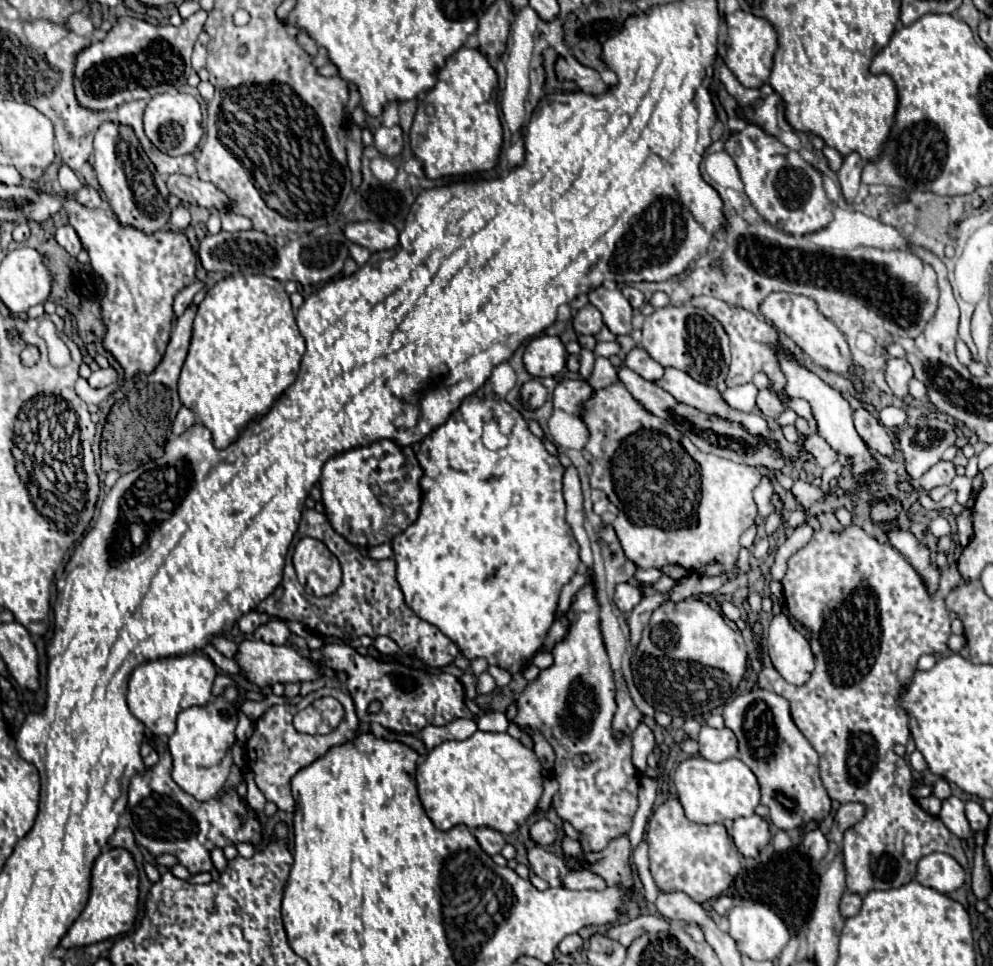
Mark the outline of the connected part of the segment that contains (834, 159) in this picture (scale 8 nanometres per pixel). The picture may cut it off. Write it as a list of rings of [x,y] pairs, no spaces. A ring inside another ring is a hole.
[[[824,146],[824,150],[822,150],[822,154],[826,156],[826,160],[828,160],[828,166],[830,166],[830,170],[834,170],[834,172],[838,172],[840,170],[840,166],[842,166],[842,156],[834,150],[834,148],[828,148],[828,146]]]

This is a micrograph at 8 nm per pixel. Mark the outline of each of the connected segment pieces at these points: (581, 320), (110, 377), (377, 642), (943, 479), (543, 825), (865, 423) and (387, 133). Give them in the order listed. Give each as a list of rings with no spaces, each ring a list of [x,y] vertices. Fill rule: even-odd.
[[[586,304],[584,308],[580,308],[578,314],[574,316],[574,330],[578,334],[598,334],[602,326],[604,326],[602,314],[592,304]]]
[[[98,368],[98,370],[94,370],[92,376],[88,378],[88,384],[90,384],[92,388],[104,388],[104,386],[116,382],[116,378],[118,378],[118,374],[116,374],[114,368],[106,368],[106,370],[104,370],[104,368]]]
[[[378,636],[378,638],[374,638],[374,646],[376,646],[382,654],[388,654],[388,656],[392,656],[392,654],[398,652],[398,644],[396,644],[394,640],[390,640],[388,636]]]
[[[938,462],[936,466],[932,466],[920,480],[918,484],[924,488],[924,490],[932,490],[936,486],[948,486],[956,476],[956,470],[954,470],[954,464],[952,462]]]
[[[546,818],[536,820],[536,822],[530,826],[530,836],[532,836],[532,840],[534,840],[536,844],[542,844],[542,846],[552,844],[552,842],[556,840],[556,826],[554,826],[550,820],[546,820]]]
[[[858,408],[854,410],[854,426],[856,432],[862,436],[862,440],[878,454],[882,456],[890,456],[894,454],[894,442],[892,438],[886,434],[884,426],[878,422],[876,416],[872,416],[868,410]]]
[[[380,126],[374,132],[374,146],[386,158],[398,156],[402,152],[402,130],[400,130],[400,126],[392,126],[392,128]]]

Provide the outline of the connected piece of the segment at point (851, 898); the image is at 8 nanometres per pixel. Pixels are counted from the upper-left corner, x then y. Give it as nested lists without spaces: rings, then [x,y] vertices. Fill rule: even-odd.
[[[844,892],[842,894],[842,900],[840,900],[840,912],[844,918],[850,918],[854,916],[858,910],[860,910],[860,904],[862,904],[862,898],[854,892]]]

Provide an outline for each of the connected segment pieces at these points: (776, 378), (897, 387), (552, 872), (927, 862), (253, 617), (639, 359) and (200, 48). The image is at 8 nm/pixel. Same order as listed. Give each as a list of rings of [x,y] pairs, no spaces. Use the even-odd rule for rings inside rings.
[[[698,296],[692,298],[692,304],[706,310],[708,314],[712,314],[714,318],[718,318],[726,330],[726,334],[730,336],[730,348],[732,348],[732,364],[730,364],[730,372],[726,378],[728,386],[738,386],[738,384],[746,384],[752,382],[752,376],[756,372],[764,372],[770,378],[770,384],[776,392],[784,394],[784,374],[778,370],[778,362],[776,362],[776,348],[780,346],[778,342],[778,334],[776,330],[758,320],[754,314],[750,314],[748,310],[742,310],[740,306],[730,306],[724,300],[712,298],[712,296]]]
[[[888,358],[886,360],[886,382],[892,388],[894,396],[904,398],[908,394],[908,380],[912,378],[912,366],[906,358]]]
[[[542,846],[526,848],[530,870],[546,880],[550,886],[562,886],[562,878],[568,874],[568,868],[562,858],[552,852],[546,852]]]
[[[930,854],[918,862],[918,872],[914,880],[922,886],[928,886],[936,892],[950,894],[964,884],[966,872],[962,866],[948,854]]]
[[[248,612],[240,618],[240,630],[246,632],[246,634],[252,634],[260,624],[268,622],[270,620],[279,620],[279,618],[274,618],[272,616],[266,616],[266,614],[258,614],[258,612]]]
[[[634,348],[628,356],[626,356],[626,366],[632,368],[636,374],[640,374],[644,380],[650,380],[650,382],[656,382],[658,378],[664,376],[664,368],[654,362],[646,350],[642,348]]]
[[[202,32],[194,44],[194,54],[192,54],[192,66],[194,70],[204,68],[206,64],[206,44],[208,44],[208,34]]]

